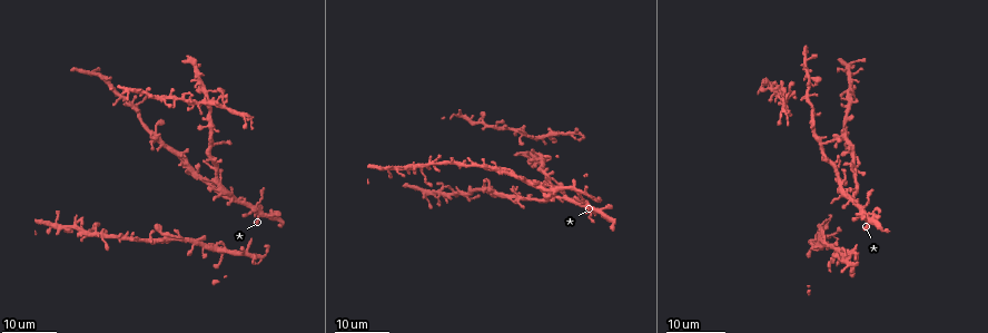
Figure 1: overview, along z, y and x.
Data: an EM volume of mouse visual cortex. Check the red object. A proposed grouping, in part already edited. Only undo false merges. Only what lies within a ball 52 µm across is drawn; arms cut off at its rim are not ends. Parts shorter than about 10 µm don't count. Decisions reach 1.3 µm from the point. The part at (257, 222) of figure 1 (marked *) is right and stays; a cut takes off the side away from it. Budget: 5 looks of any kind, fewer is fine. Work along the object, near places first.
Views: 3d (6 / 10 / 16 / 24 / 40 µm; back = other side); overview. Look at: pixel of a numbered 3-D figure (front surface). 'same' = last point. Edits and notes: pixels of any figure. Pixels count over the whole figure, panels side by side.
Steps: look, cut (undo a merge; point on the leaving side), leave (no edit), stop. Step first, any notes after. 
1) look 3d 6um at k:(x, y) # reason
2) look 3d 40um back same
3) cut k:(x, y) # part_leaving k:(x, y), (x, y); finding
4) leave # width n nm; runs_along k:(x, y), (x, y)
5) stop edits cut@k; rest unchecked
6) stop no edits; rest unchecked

look 3d 24um at 1:(213, 145) # a narrow waist

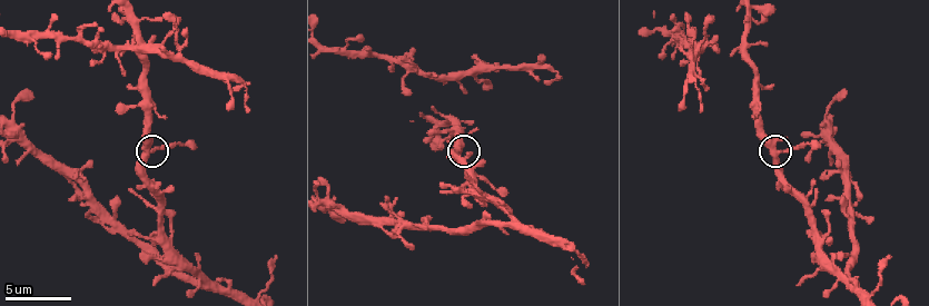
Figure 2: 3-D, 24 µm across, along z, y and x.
look 3d 10um at 2:(145, 154) # zoom in

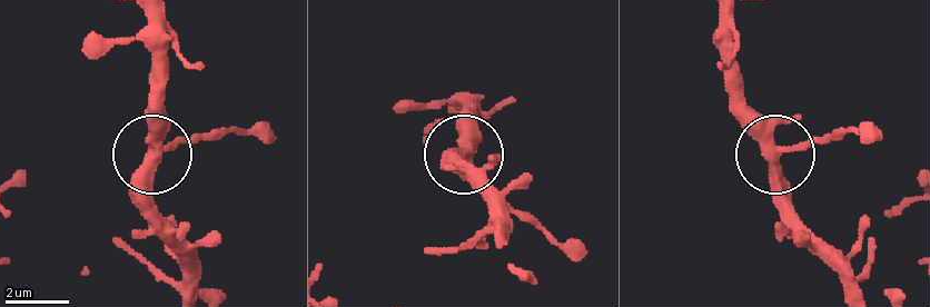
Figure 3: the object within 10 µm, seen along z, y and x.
leave # arms 3; runs_along 3:(190, 291), (188, 251), (150, 196), (150, 95); all the same neuron

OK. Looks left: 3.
look 3d 16um at 1:(74, 226) # calibre changes

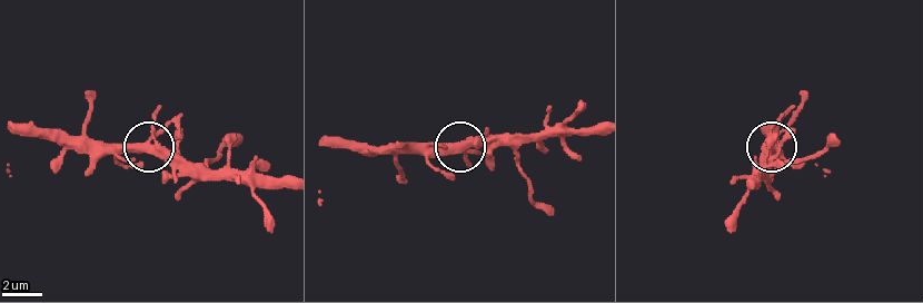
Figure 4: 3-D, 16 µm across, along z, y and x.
look 3d 10um at 4:(157, 151) # closer look

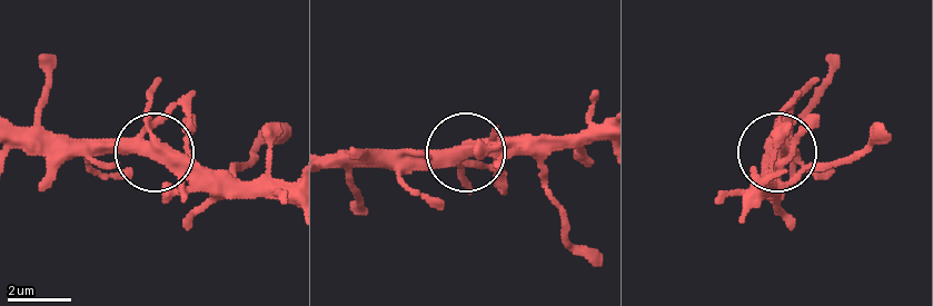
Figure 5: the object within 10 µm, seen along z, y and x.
leave # runs_along 5:(599, 130), (504, 136), (456, 152), (387, 152); continuous, no second neuron

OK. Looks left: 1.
look 3d 10um at 2:(843, 275)

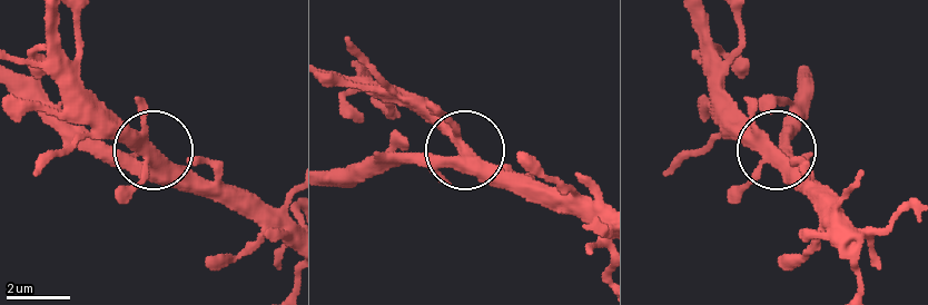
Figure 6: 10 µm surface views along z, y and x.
leave # side_arm 42 um; continuous, no second neuron

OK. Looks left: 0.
stop no edits; rest unchecked

